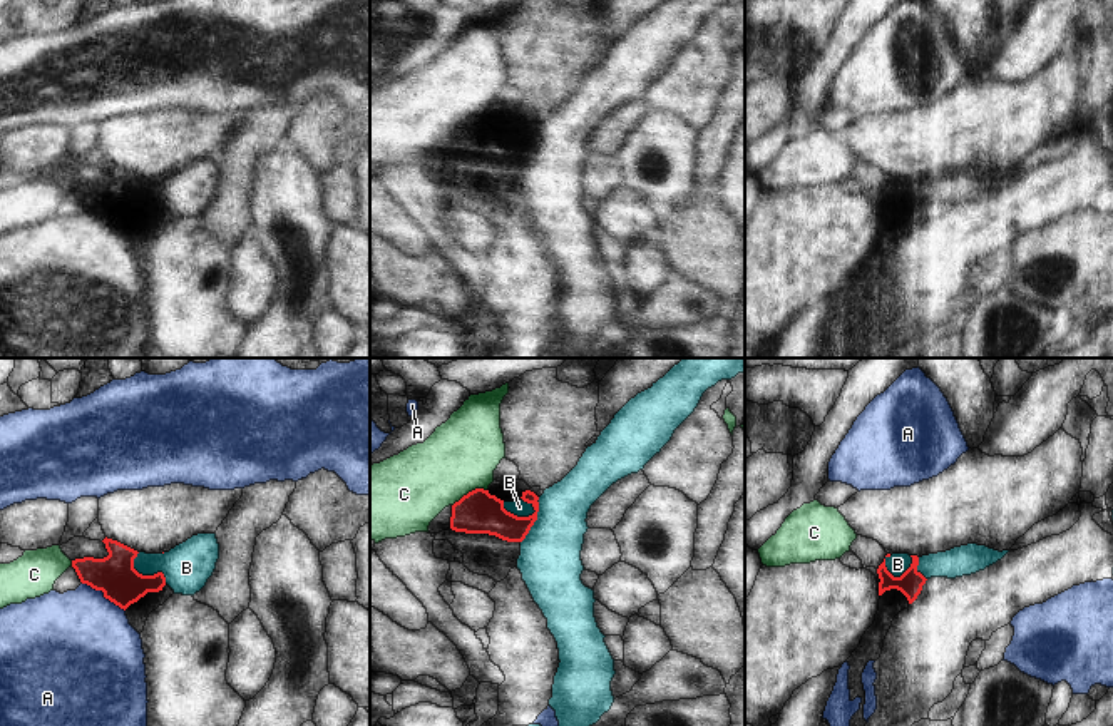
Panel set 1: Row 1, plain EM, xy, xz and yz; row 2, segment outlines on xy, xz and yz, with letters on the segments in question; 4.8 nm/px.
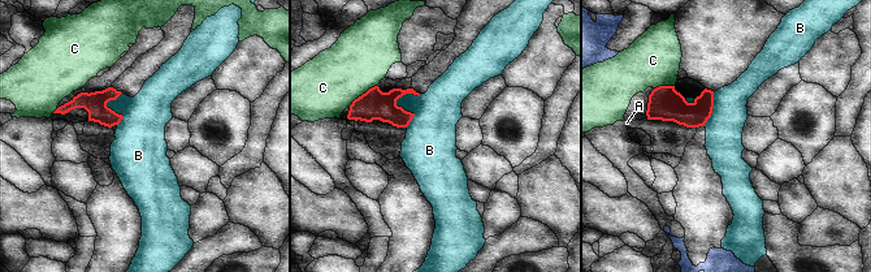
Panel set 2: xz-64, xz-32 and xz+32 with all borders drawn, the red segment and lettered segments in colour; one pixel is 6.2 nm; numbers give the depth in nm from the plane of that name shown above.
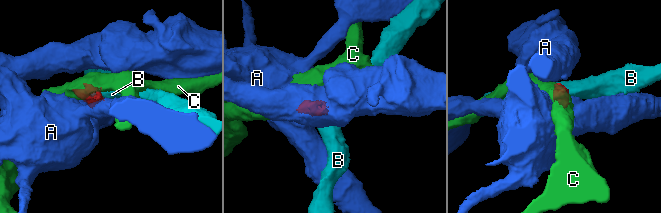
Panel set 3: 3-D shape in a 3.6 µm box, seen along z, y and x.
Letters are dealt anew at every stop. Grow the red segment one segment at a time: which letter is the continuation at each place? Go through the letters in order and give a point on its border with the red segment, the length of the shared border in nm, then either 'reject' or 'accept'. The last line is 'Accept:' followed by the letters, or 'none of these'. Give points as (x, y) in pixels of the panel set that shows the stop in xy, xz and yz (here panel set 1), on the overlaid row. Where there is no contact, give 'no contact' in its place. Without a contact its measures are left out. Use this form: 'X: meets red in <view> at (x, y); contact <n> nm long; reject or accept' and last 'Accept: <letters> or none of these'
A: meets red in xy at (104, 594); contact 240 nm long; reject
B: meets red in xz at (536, 519); contact 240 nm long; reject
C: meets red in xz at (469, 492); contact 190 nm long; reject
Accept: none of these

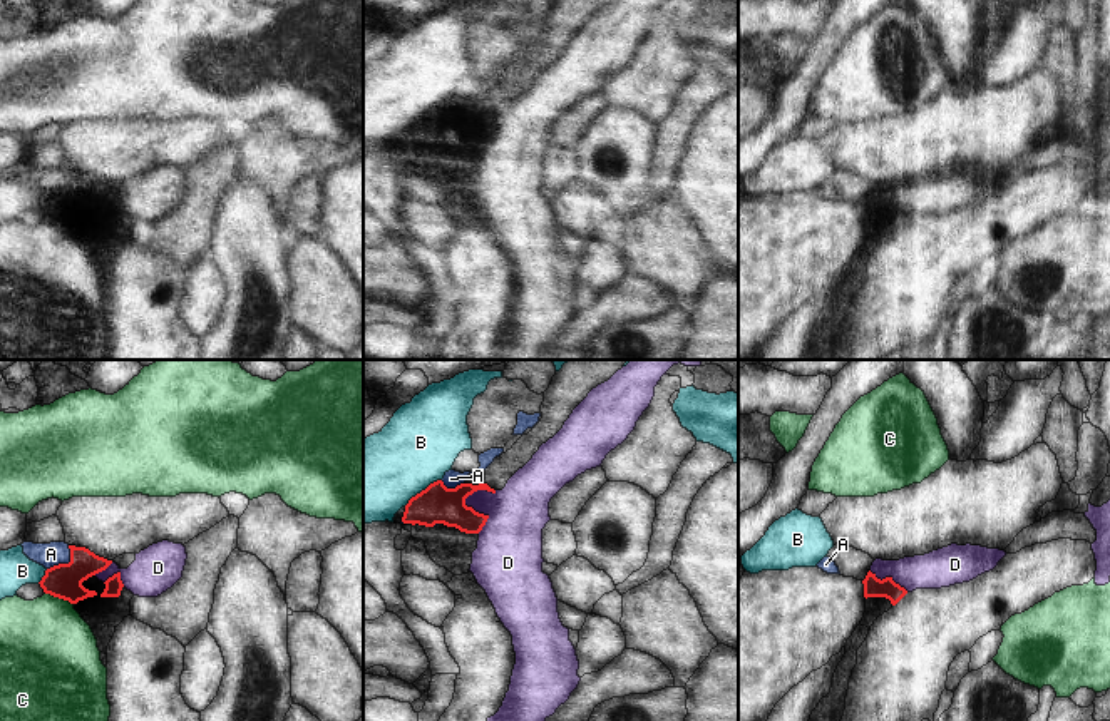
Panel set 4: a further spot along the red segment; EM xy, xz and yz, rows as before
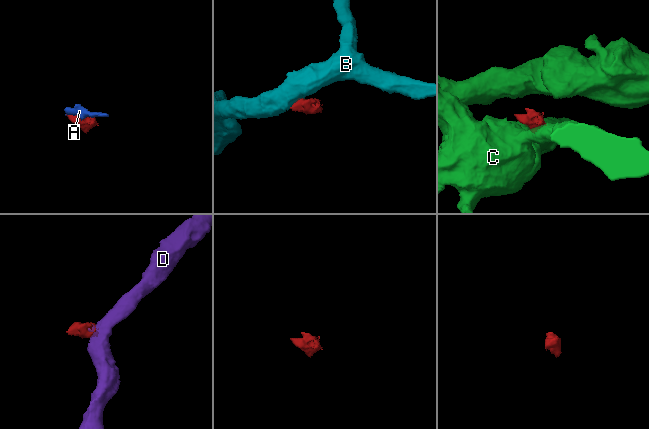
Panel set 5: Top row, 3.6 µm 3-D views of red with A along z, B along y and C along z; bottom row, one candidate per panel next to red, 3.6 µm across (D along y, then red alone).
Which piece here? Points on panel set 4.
A: meets red in xy at (66, 564); contact 160 nm long; accept
B: meets red in xz at (422, 490); contact 220 nm long; reject
C: meets red in xy at (59, 598); contact 150 nm long; reject
D: meets red in xz at (466, 506); contact 220 nm long; reject
Accept: A

